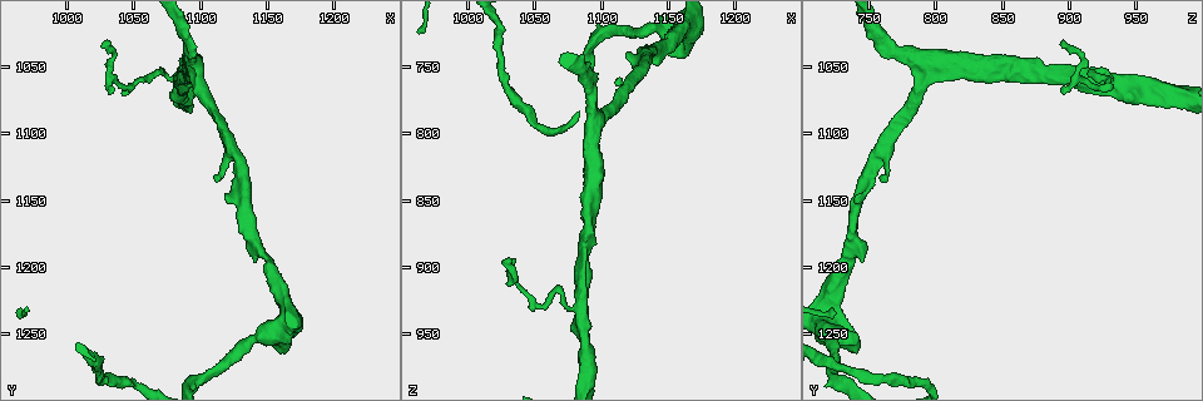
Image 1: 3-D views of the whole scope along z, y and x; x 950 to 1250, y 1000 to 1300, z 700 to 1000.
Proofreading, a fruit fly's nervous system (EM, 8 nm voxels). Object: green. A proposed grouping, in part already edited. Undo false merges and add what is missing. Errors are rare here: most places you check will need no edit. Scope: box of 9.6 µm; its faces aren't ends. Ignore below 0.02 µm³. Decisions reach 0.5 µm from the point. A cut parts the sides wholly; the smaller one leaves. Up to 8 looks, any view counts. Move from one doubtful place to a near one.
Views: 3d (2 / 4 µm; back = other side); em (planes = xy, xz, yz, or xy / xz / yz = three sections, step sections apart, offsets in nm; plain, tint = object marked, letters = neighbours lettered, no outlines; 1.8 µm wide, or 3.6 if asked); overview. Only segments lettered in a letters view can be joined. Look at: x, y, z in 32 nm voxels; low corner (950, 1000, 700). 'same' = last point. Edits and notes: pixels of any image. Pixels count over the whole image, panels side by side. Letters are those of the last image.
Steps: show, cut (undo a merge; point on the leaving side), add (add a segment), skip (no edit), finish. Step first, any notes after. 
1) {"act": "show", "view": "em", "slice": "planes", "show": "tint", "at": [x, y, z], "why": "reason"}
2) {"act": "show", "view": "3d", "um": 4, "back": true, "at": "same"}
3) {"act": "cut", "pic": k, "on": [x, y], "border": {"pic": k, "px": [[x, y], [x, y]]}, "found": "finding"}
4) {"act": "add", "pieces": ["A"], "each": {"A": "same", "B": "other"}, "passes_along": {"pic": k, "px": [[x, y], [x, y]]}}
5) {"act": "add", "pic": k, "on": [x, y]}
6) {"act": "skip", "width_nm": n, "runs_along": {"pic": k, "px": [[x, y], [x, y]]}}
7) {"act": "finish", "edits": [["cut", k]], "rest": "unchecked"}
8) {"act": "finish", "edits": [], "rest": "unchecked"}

{"act": "show", "view": "3d", "um": 2, "at": [1086, 1060, 938], "why": "three arms meet"}

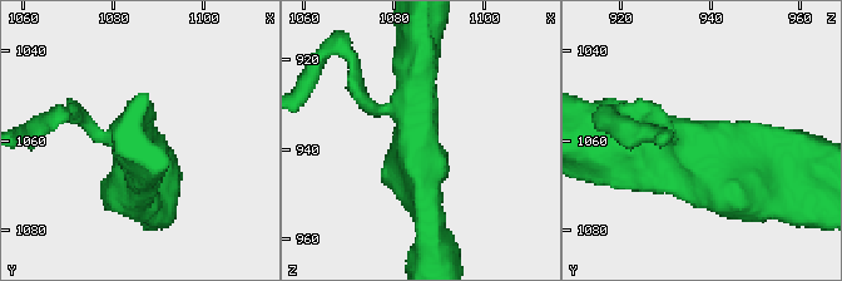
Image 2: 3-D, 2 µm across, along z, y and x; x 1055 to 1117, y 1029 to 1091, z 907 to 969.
{"act": "show", "view": "em", "slice": "planes", "show": "tint", "at": [1084, 1061, 939]}

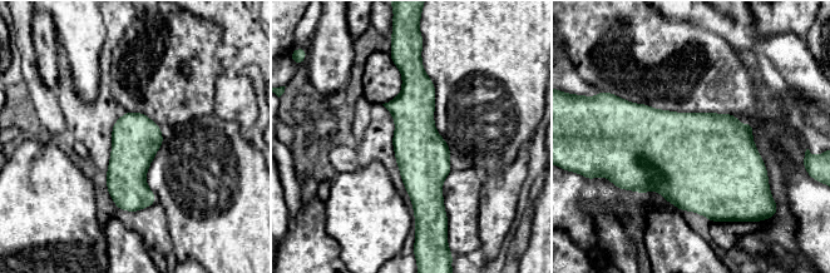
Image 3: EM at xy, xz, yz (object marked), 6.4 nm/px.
{"act": "show", "view": "em", "slice": "planes", "show": "letters", "at": "same"}

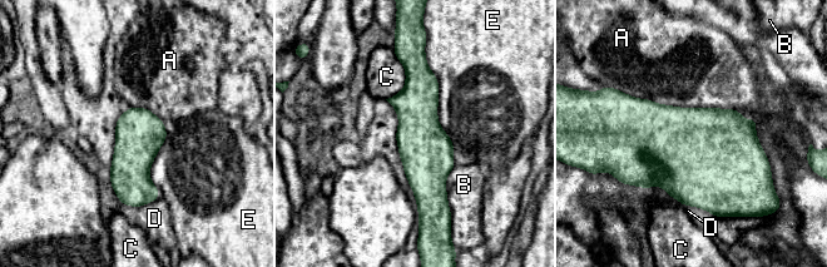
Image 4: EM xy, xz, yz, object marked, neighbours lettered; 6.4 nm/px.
{"act": "skip", "width_nm": 320, "each": {"A": "other", "B": "other", "C": "other", "D": "other", "E": "other"}, "runs_along": {"pic": 4, "px": [[409, 60], [419, 75], [421, 211]]}, "found": "continuous, no second neuron"}

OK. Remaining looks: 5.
{"act": "show", "view": "3d", "um": 2, "at": [1034, 1058, 906]}

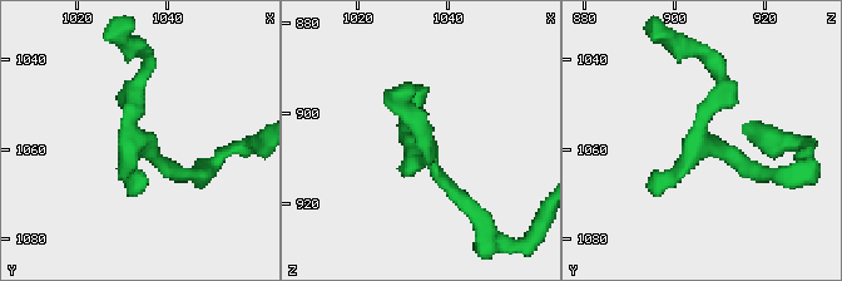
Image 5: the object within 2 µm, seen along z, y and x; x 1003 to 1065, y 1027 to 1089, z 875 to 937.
{"act": "show", "view": "em", "slice": "yz", "step": 16, "show": "tint", "at": [1033, 1058, 906]}

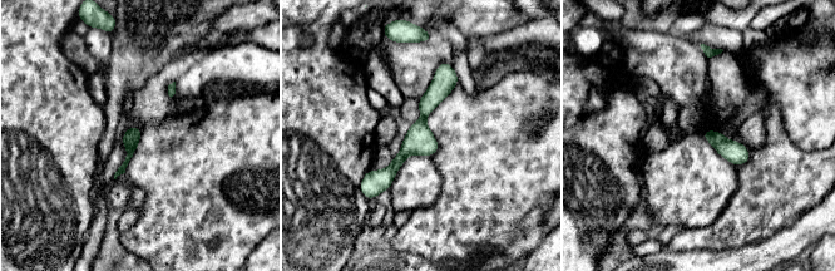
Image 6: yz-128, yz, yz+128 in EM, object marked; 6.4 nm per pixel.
{"act": "show", "view": "em", "slice": "yz", "step": 16, "show": "letters", "at": "same", "why": "see the neighbours"}

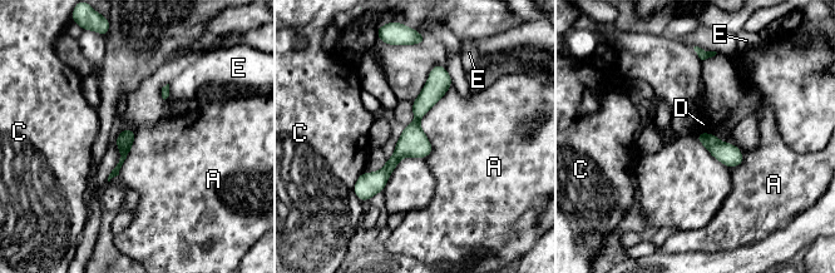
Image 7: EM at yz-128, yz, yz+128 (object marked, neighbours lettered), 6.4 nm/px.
{"act": "skip", "width_nm": 100, "each": {"A": "other", "C": "other", "D": "other", "E": "other"}, "runs_along": {"pic": 7, "px": [[438, 68], [413, 139], [366, 195]]}, "found": "one neuron here"}

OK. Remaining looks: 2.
{"act": "show", "view": "em", "slice": "planes", "show": "letters", "at": [1120, 1144, 744], "why": "free end"}

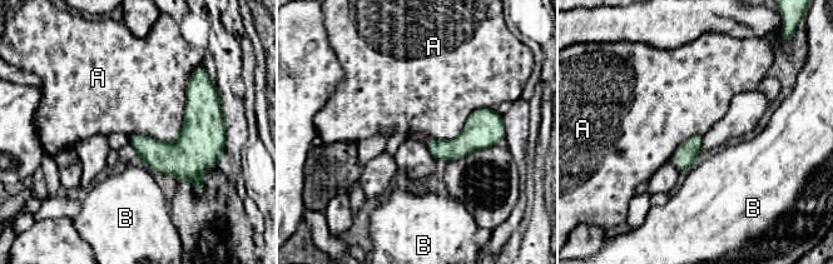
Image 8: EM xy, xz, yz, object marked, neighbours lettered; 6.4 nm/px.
{"act": "skip", "each": {"A": "other", "B": "other"}, "border": {"pic": 8, "px": [[194, 68], [179, 135], [129, 137]]}, "found": "no lettered segment goes on from it"}

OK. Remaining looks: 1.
{"act": "finish", "edits": [], "rest": "unchecked"}

